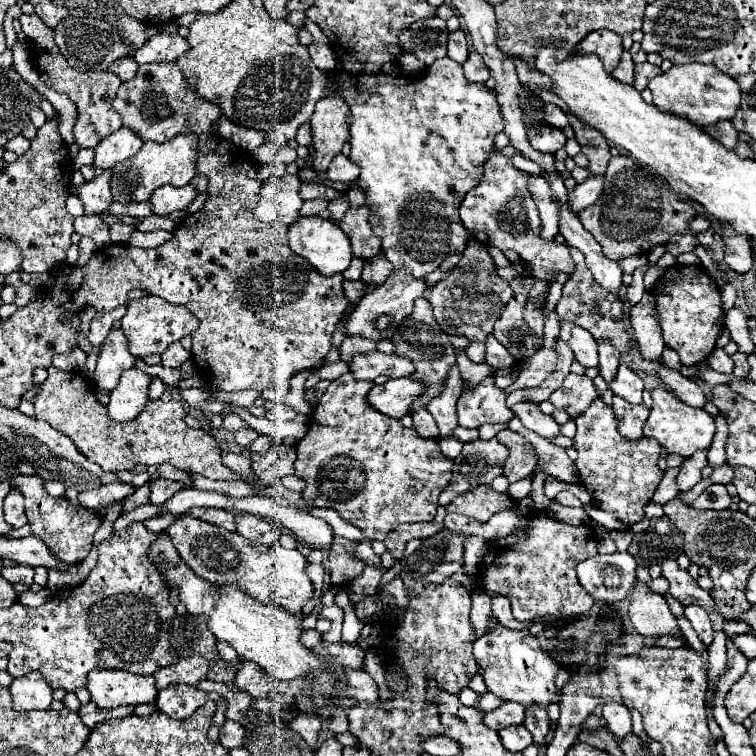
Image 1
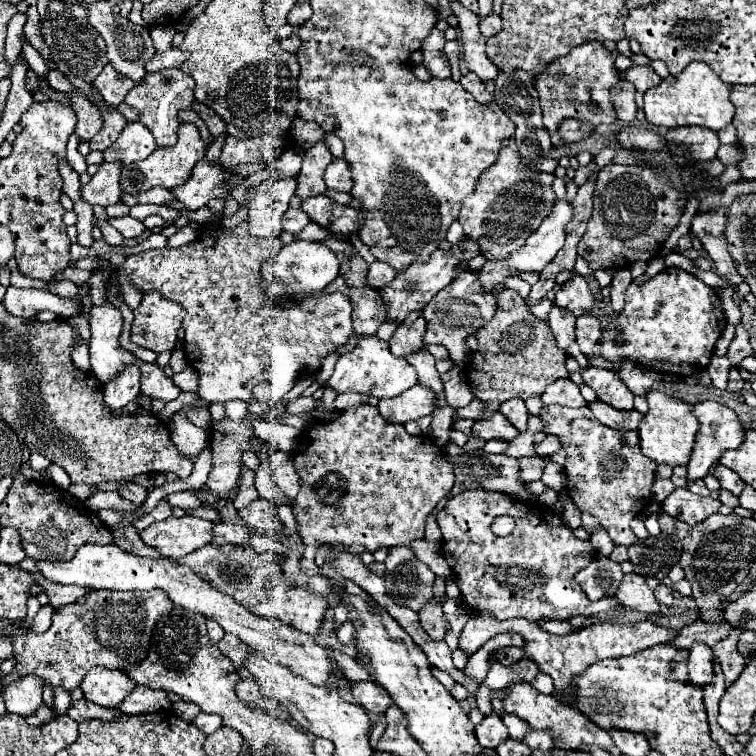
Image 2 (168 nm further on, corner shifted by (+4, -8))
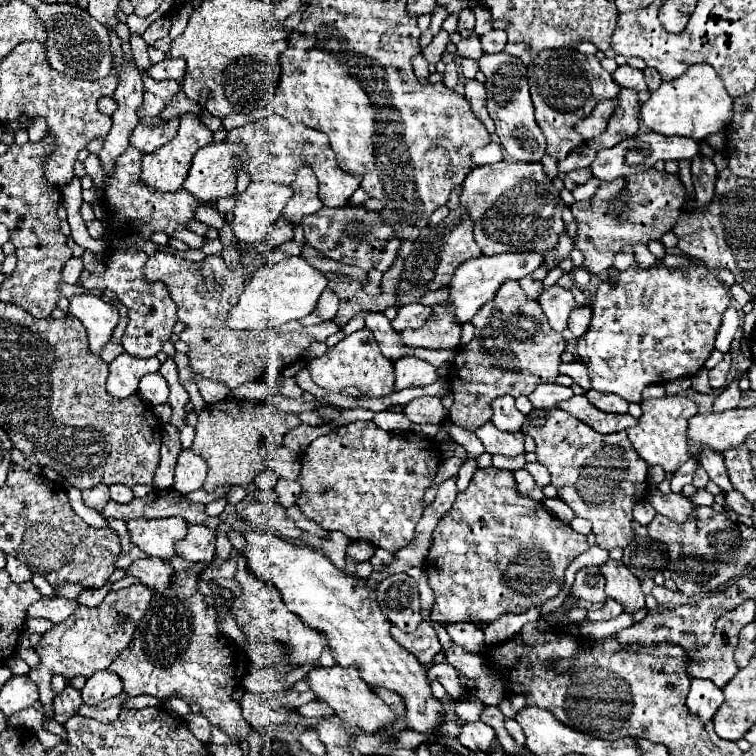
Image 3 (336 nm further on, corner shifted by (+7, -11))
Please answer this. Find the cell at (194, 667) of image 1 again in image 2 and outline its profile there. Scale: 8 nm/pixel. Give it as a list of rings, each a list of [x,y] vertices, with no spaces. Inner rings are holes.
[[[137,684],[131,696],[127,696],[127,700],[123,700],[123,704],[119,706],[123,714],[149,714],[169,708],[171,708],[171,700],[167,698],[167,692],[151,690],[145,684]]]

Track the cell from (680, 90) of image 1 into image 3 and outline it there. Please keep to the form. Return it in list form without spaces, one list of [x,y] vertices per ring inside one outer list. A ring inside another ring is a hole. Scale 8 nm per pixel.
[[[692,65],[682,77],[674,81],[664,81],[658,91],[642,105],[640,117],[644,125],[662,135],[682,135],[696,141],[706,139],[712,133],[724,131],[732,119],[732,97],[728,95],[722,79],[710,65]]]

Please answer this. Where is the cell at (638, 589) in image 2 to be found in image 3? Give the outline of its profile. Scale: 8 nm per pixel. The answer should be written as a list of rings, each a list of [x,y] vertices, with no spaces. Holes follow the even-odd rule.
[[[608,559],[600,565],[600,571],[606,577],[606,595],[610,599],[624,603],[624,609],[628,613],[644,607],[644,593],[640,589],[640,581],[624,567],[622,561]]]

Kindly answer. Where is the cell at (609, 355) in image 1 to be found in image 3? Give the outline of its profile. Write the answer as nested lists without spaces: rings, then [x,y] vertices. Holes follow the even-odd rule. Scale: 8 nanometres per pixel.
[[[576,307],[572,313],[570,313],[570,317],[568,317],[568,329],[576,335],[576,337],[580,337],[580,335],[584,335],[584,331],[588,329],[588,323],[590,323],[590,319],[592,319],[592,309],[590,307]]]

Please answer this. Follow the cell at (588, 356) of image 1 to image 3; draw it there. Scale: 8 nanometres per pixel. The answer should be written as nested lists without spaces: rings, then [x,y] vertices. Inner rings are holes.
[[[552,285],[552,287],[542,289],[538,303],[542,305],[542,309],[546,313],[550,327],[556,331],[564,331],[568,315],[576,307],[574,295],[560,285]]]

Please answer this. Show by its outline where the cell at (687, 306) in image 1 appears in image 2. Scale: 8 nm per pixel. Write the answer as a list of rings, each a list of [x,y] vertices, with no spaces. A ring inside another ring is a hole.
[[[665,268],[655,278],[649,278],[645,284],[639,286],[639,284],[633,282],[627,288],[625,308],[619,314],[611,316],[611,322],[605,330],[605,334],[601,336],[599,354],[615,364],[613,370],[619,370],[621,360],[627,358],[627,360],[633,360],[635,364],[639,364],[641,368],[645,368],[649,372],[675,374],[675,376],[697,376],[707,368],[707,364],[713,356],[715,342],[719,340],[725,326],[727,326],[727,320],[725,320],[725,314],[723,314],[723,308],[721,308],[721,300],[711,286],[703,284],[699,278],[695,278],[693,274],[689,274],[685,270]],[[617,330],[621,330],[621,334],[625,338],[623,346],[617,346],[617,342],[615,342]]]

